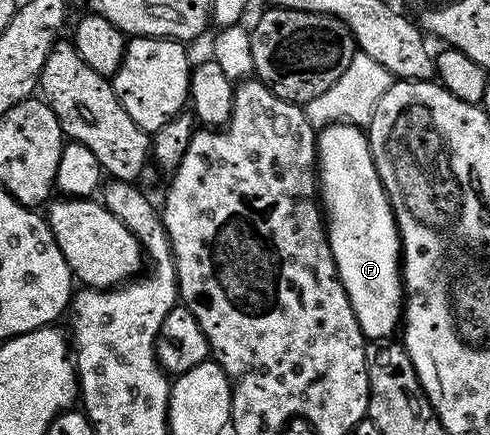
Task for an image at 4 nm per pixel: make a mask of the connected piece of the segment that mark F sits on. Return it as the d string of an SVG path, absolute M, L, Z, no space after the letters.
M334 123L324 126L316 134L316 138L319 201L327 210L329 246L333 252L333 262L337 264L337 278L343 283L345 293L355 311L355 319L365 332L366 338L392 338L389 336L396 329L398 332L403 321L401 237L397 233L397 221L393 218L389 197L375 171L368 136L356 125Z

